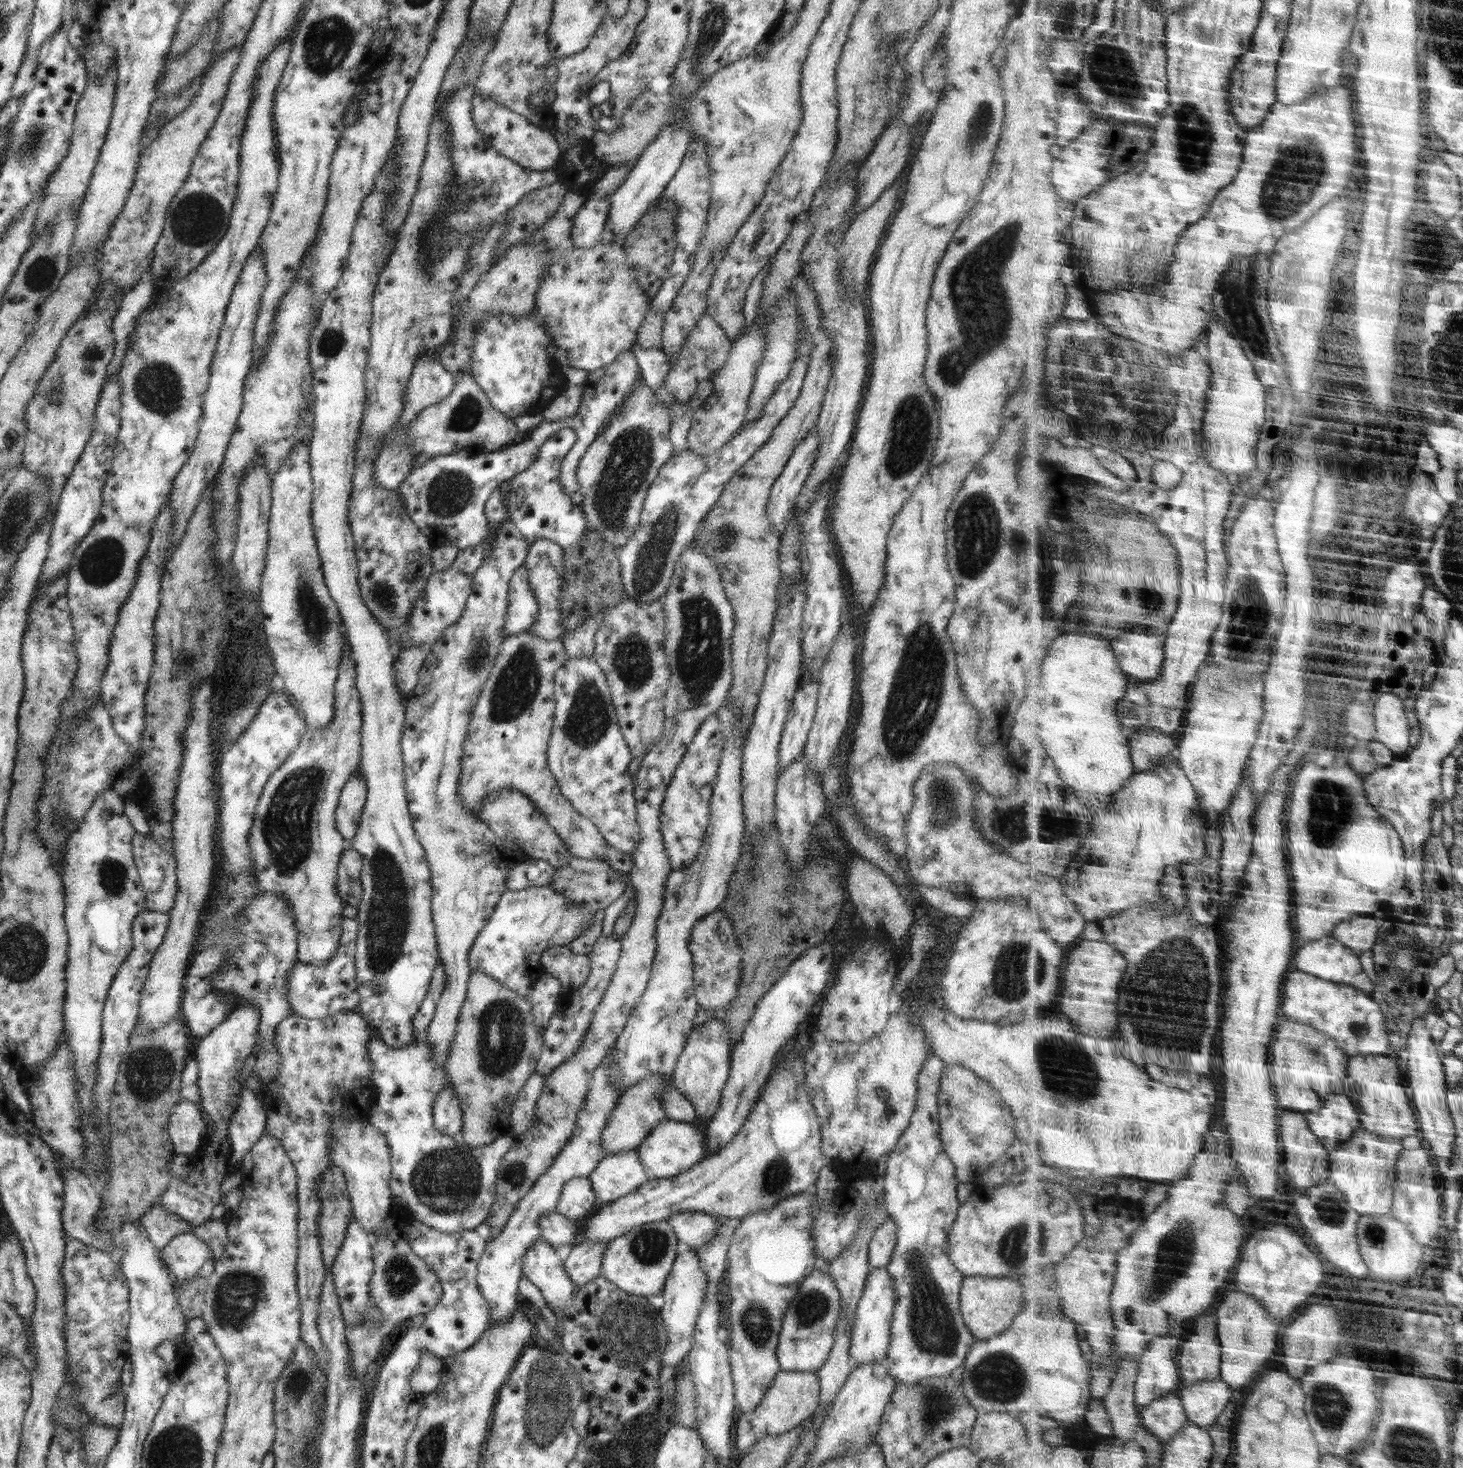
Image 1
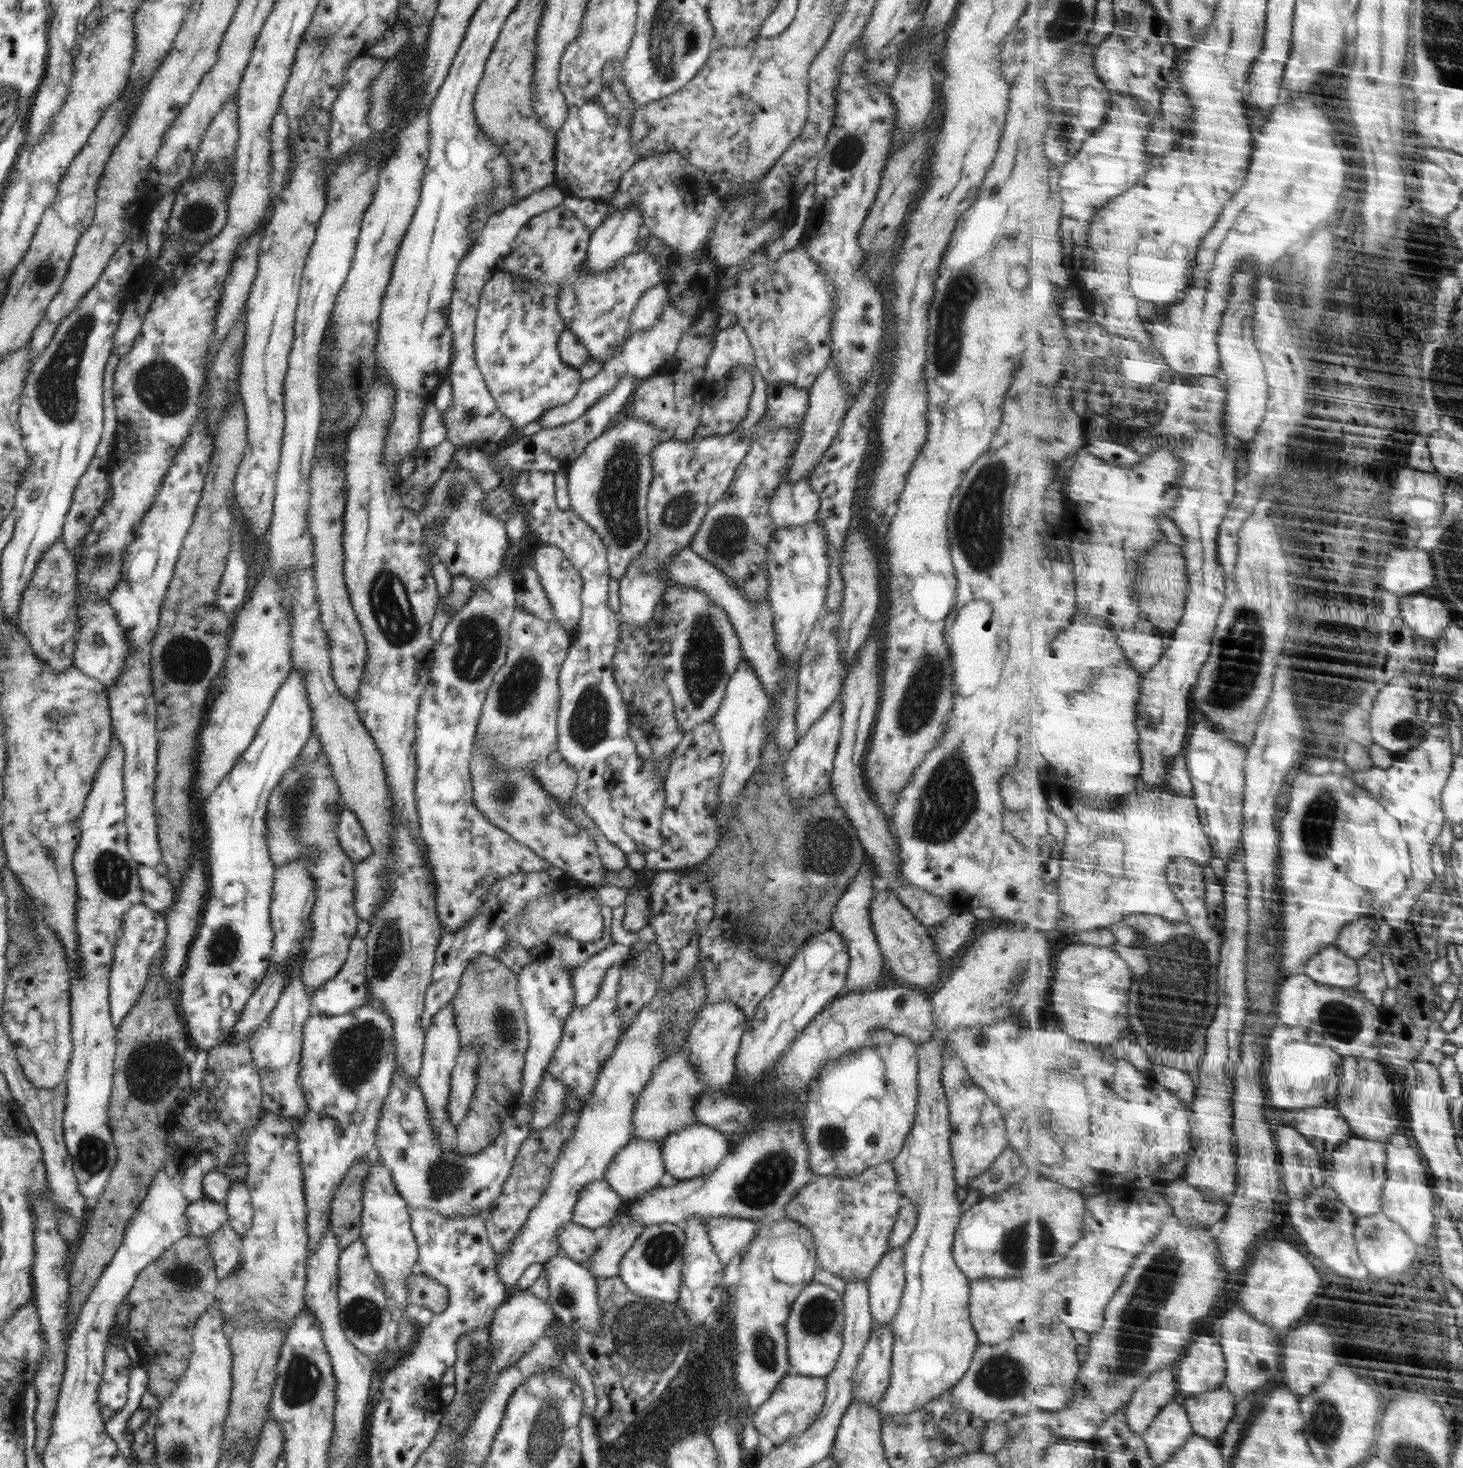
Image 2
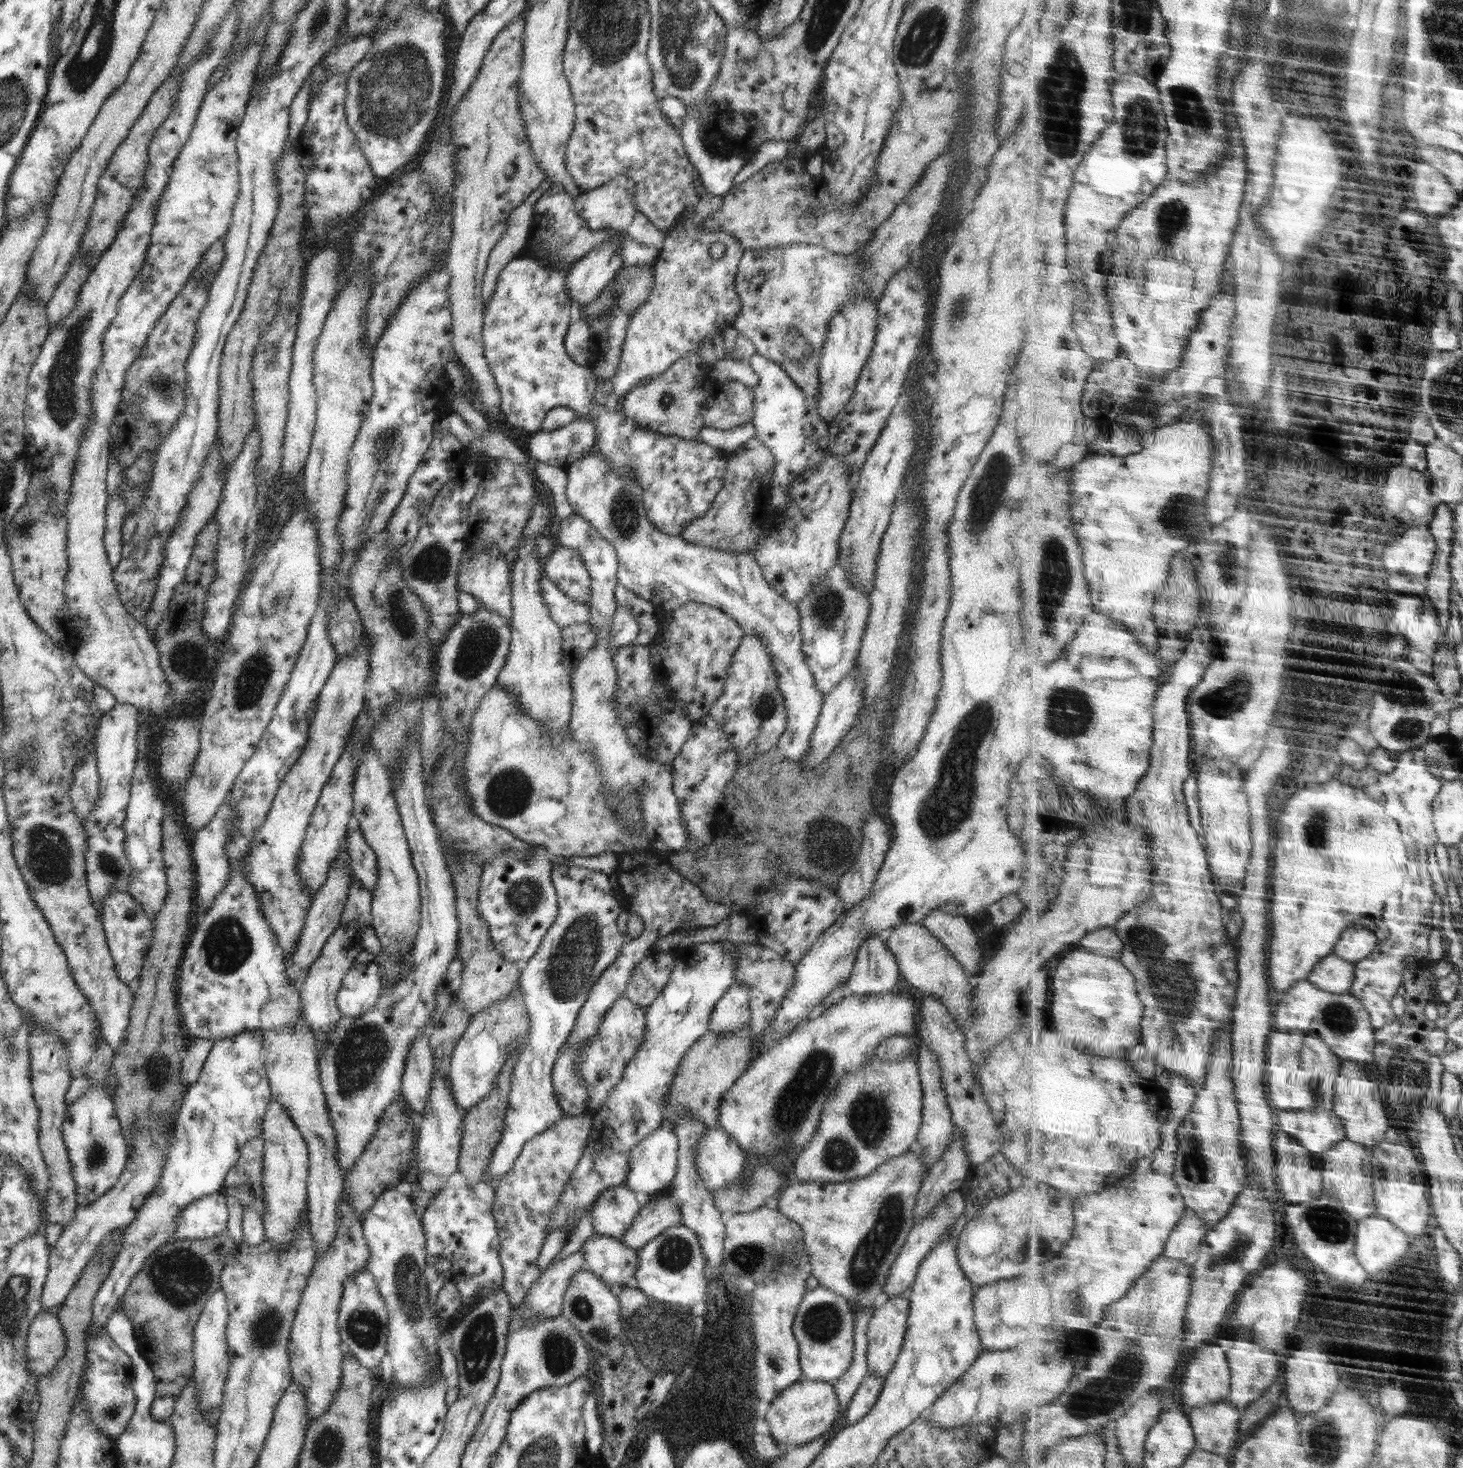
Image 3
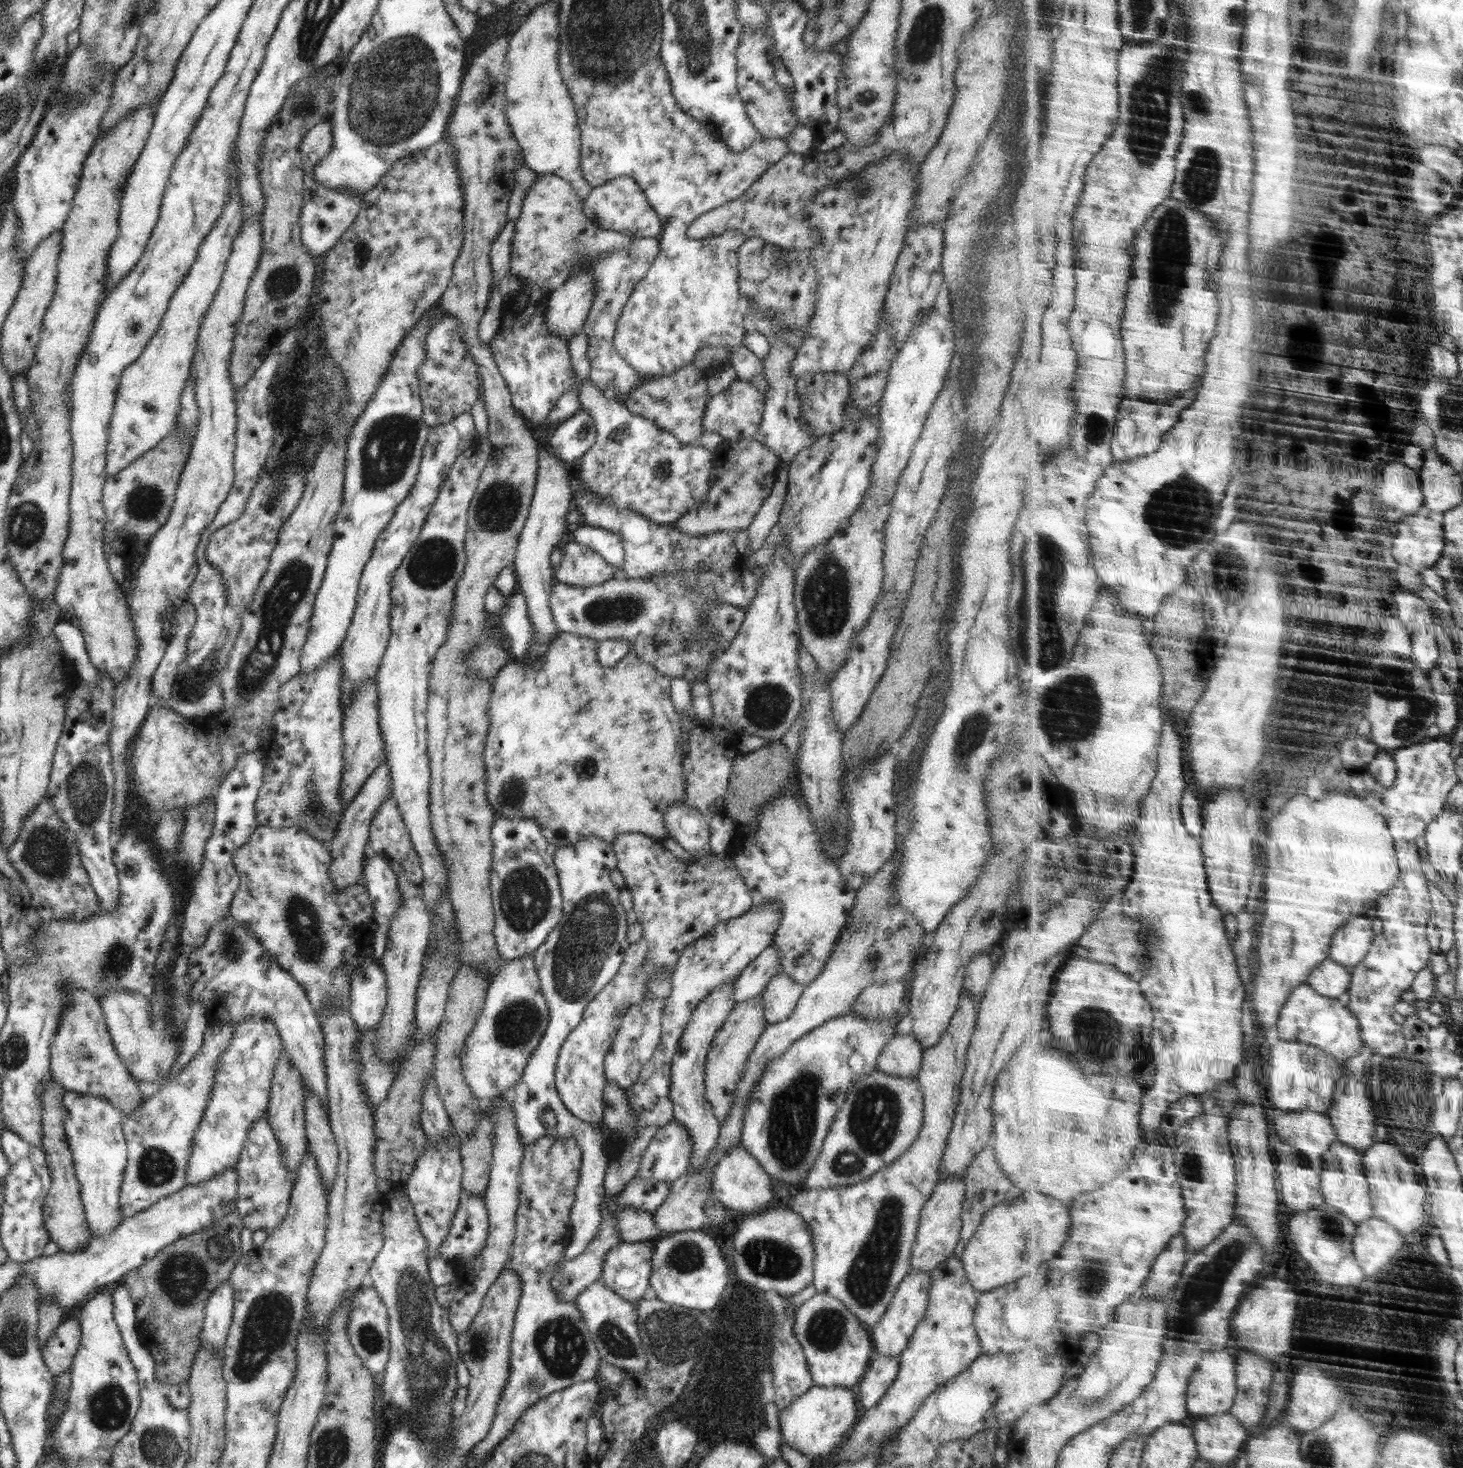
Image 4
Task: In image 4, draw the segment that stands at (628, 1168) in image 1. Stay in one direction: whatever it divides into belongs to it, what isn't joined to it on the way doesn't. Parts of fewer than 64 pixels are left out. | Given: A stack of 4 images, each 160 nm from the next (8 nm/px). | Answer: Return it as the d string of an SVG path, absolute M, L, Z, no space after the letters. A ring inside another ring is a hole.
M672 1120L669 1124L658 1127L646 1152L642 1154L637 1181L653 1178L668 1184L674 1182L690 1165L692 1150L694 1142L691 1142L688 1129L682 1127L678 1121Z

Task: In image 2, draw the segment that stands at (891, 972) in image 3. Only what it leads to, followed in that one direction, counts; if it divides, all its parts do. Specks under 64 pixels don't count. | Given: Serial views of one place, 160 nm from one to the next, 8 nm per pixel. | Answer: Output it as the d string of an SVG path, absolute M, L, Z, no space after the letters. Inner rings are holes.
M866 858L858 874L854 876L854 881L843 892L831 914L831 926L843 938L850 957L845 992L871 990L884 976L885 957L877 943L869 915L875 880L873 864L871 864L869 858Z

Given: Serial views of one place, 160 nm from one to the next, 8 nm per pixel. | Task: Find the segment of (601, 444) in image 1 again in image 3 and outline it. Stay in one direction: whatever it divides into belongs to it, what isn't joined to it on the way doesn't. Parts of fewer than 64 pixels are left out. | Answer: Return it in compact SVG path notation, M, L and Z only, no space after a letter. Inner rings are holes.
M595 447L586 456L570 463L566 471L568 485L565 493L573 508L573 513L585 518L615 548L619 562L617 582L652 605L660 604L666 611L674 612L688 602L698 602L718 608L740 625L744 635L756 635L762 639L762 643L766 645L766 651L771 654L771 660L774 662L774 671L778 673L778 688L786 705L786 728L775 747L800 768L804 766L803 762L807 753L810 752L810 740L814 734L813 730L820 715L824 696L816 688L814 675L806 665L806 657L802 653L799 611L764 580L762 569L756 562L752 547L747 552L706 548L688 542L681 535L672 536L658 530L647 517L639 482L611 471L609 462Z

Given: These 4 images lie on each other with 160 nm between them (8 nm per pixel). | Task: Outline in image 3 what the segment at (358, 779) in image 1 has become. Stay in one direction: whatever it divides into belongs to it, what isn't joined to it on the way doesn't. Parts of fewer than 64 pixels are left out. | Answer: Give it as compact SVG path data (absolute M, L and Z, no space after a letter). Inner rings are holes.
M355 823L347 830L345 851L350 856L350 866L354 876L358 877L366 890L373 893L378 882L377 858Z

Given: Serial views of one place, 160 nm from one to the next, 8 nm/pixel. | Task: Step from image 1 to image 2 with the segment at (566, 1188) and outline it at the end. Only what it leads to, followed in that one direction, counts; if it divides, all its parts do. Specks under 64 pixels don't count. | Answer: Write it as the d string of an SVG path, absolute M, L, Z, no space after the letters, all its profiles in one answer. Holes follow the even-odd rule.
M604 1179L590 1181L578 1194L572 1209L572 1221L592 1231L611 1227L621 1218L618 1212L625 1202L626 1199L618 1196Z

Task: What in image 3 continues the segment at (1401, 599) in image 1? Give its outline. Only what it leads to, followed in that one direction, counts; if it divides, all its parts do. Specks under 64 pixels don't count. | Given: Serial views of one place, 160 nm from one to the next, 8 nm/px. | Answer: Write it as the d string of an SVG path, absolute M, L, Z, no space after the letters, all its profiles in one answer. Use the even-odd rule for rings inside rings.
M1412 525L1408 528L1410 532L1402 538L1402 542L1394 542L1388 546L1386 568L1392 576L1400 574L1402 568L1402 572L1426 583L1439 551L1437 540L1430 525Z

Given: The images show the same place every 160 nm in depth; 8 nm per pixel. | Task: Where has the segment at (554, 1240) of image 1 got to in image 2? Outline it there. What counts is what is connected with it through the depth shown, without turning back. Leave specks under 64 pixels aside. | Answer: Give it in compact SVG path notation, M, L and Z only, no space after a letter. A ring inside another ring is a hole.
M572 1221L560 1228L557 1237L562 1254L587 1266L589 1258L597 1247L597 1238L592 1230Z

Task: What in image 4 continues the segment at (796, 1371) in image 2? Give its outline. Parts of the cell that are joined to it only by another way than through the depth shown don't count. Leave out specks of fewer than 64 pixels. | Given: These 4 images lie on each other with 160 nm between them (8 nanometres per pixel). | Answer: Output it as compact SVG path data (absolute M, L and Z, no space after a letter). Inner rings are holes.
M815 1293L796 1310L795 1337L803 1348L816 1385L856 1388L869 1368L874 1348L868 1328L837 1298L826 1293Z

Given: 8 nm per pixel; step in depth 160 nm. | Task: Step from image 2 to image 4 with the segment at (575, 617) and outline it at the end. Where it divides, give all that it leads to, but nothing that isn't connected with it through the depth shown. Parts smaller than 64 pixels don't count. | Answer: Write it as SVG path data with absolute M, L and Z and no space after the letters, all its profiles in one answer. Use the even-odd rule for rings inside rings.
M574 541L566 544L561 553L562 560L553 569L555 582L558 583L588 588L612 578L620 569L608 564L590 547Z

